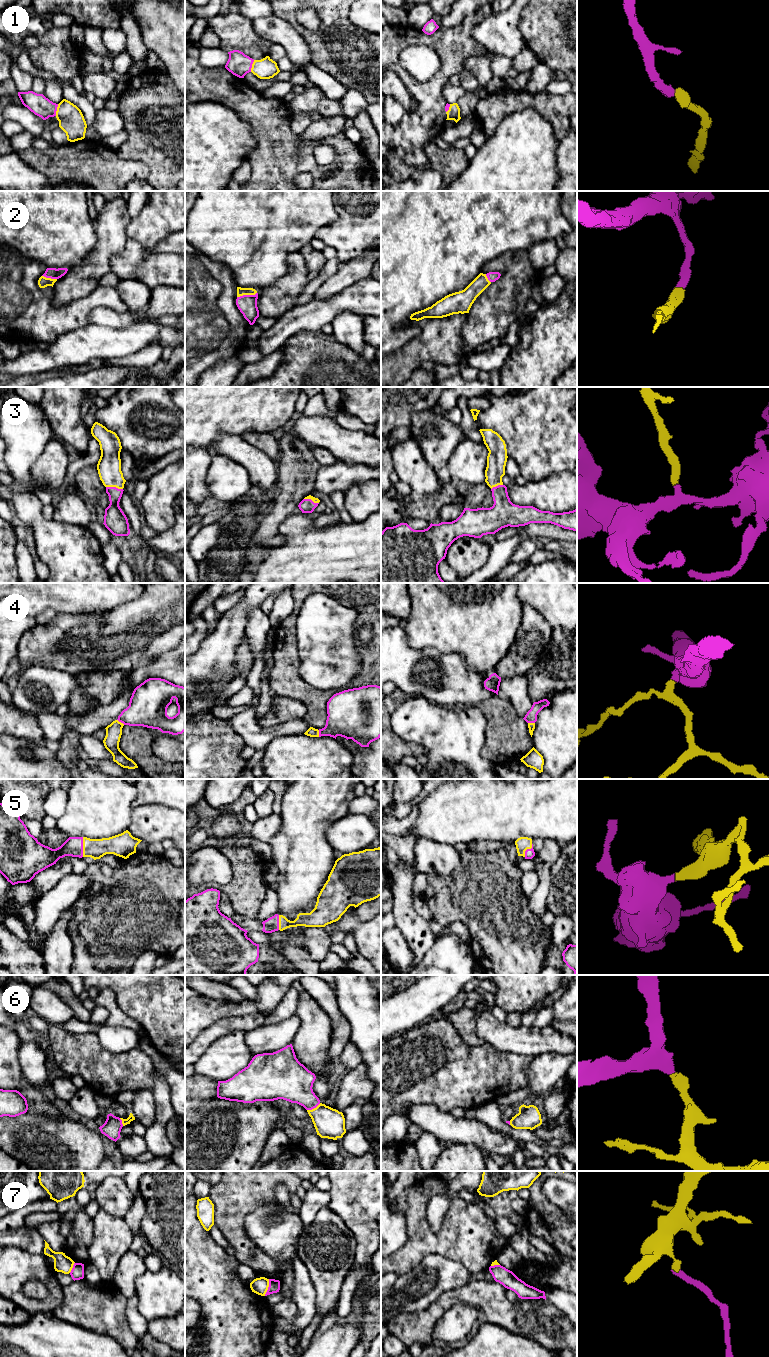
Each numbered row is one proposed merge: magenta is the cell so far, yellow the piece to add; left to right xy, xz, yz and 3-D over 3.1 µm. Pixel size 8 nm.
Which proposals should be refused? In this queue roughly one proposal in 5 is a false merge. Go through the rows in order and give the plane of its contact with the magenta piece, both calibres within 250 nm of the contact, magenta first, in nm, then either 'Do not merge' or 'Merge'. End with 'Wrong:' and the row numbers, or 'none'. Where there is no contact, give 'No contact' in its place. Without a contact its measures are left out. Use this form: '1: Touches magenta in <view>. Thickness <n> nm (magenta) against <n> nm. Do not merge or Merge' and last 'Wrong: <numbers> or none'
1: Touches magenta in xy. Thickness 160 nm (magenta) against 200 nm. Merge
2: Touches magenta in xz. Thickness 160 nm (magenta) against 60 nm. Merge
3: Touches magenta in xy. Thickness 170 nm (magenta) against 190 nm. Merge
4: Touches magenta in xy. Thickness 300 nm (magenta) against 130 nm. Merge
5: Touches magenta in xy. Thickness 160 nm (magenta) against 160 nm. Merge
6: Touches magenta in xz. Thickness 280 nm (magenta) against 240 nm. Merge
7: Touches magenta in xz. Thickness 100 nm (magenta) against 130 nm. Do not merge
Wrong: 7

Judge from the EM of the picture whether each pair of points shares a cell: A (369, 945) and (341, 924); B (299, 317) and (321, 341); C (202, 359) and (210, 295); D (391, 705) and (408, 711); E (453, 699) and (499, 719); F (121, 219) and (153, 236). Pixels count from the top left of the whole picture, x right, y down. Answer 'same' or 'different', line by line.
A: same
B: different
C: same
D: different
E: different
F: different

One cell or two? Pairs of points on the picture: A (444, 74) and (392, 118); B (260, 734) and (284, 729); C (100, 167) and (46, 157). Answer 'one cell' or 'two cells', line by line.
A: two cells
B: one cell
C: one cell

